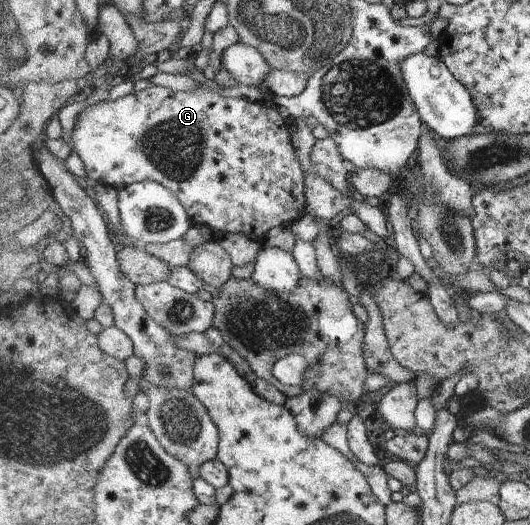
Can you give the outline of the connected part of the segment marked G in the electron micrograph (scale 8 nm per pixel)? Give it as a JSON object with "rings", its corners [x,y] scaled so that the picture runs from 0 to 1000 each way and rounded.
{"rings":[[[387,160],[370,171],[326,173],[315,166],[291,164],[289,168],[266,170],[260,177],[228,183],[226,189],[198,190],[183,200],[164,204],[145,223],[142,246],[134,253],[134,265],[143,290],[162,314],[168,339],[183,349],[208,350],[221,360],[238,356],[243,350],[270,347],[277,343],[296,345],[311,356],[319,356],[334,375],[347,387],[362,421],[374,429],[394,432],[402,444],[402,453],[419,455],[428,444],[458,444],[472,455],[504,453],[506,444],[517,434],[538,430],[538,425],[557,423],[564,410],[577,404],[575,349],[572,349],[572,326],[564,318],[564,303],[557,291],[557,280],[549,276],[549,250],[530,219],[515,204],[504,204],[504,196],[470,196],[455,187],[425,185],[411,173],[394,170]]]}

